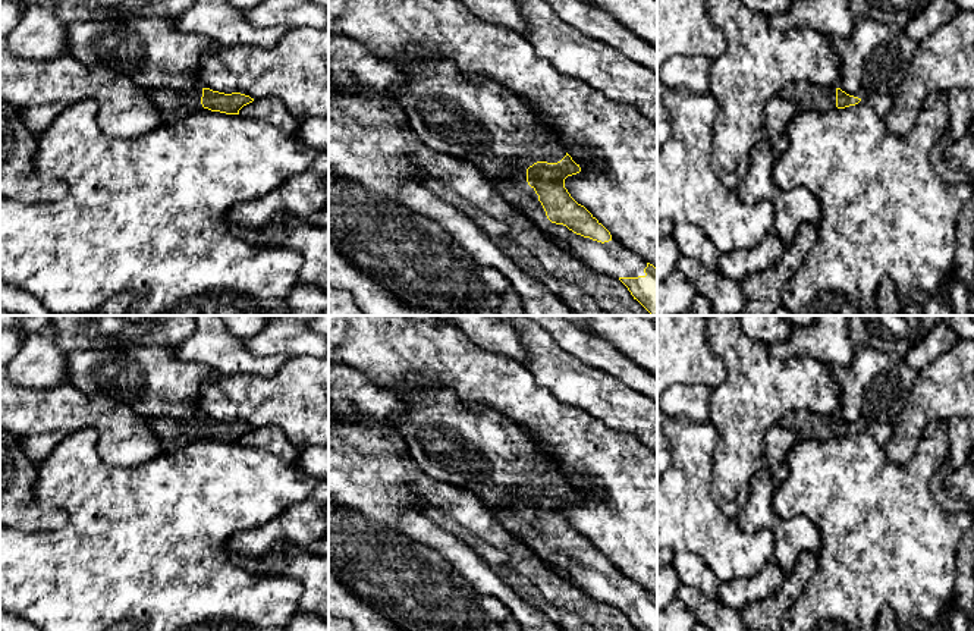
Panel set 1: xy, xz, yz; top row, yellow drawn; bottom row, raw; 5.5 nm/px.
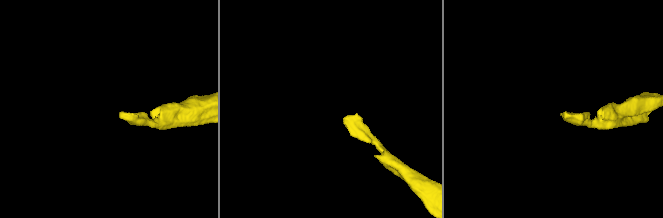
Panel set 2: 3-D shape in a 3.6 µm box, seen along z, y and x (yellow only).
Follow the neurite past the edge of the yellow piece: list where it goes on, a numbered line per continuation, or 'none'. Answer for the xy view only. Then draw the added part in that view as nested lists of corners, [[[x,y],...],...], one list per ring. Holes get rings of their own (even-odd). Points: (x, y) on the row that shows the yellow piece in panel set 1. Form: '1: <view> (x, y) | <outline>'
1: xy (173, 104) | [[[147,88],[147,92],[150,101],[160,110],[161,123],[164,125],[172,125],[202,109],[202,88],[188,91]]]

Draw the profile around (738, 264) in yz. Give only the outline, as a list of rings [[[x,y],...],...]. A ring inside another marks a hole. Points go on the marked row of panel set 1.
[[[772,230],[750,251],[732,251],[720,255],[717,271],[741,282],[748,274],[770,267],[782,257],[785,249],[783,241]]]

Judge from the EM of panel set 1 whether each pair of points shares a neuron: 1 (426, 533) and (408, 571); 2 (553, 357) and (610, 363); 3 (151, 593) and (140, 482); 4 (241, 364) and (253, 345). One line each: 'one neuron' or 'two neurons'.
1: two neurons
2: two neurons
3: one neuron
4: two neurons

